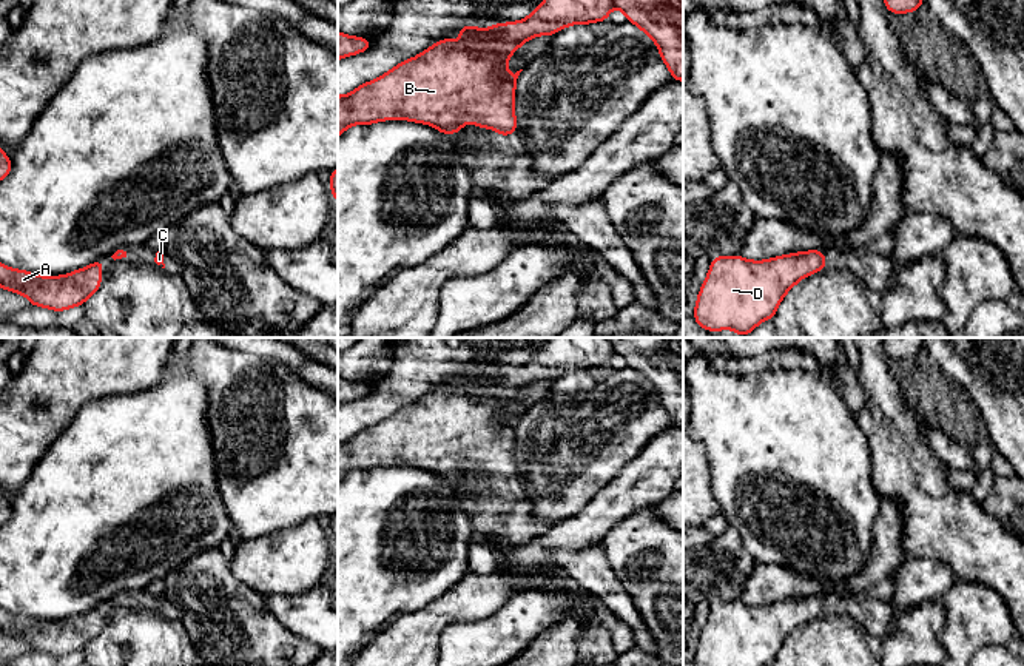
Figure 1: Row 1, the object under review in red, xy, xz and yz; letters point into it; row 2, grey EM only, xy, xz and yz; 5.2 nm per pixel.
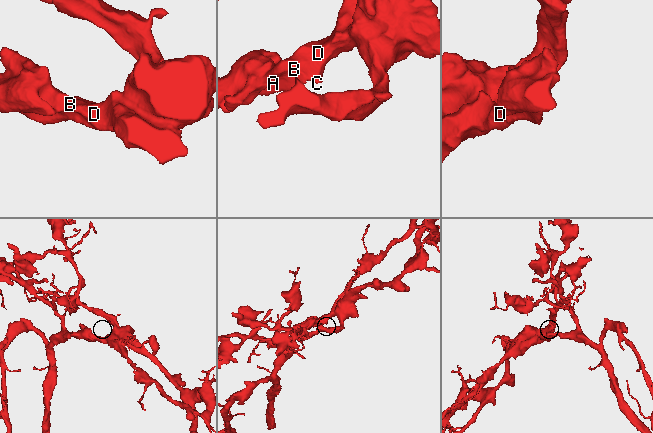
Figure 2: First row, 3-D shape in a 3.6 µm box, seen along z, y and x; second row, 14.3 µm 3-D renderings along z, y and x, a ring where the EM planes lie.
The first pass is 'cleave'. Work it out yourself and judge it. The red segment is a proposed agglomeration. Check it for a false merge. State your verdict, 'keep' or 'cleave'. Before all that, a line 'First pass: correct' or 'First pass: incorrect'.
First pass: incorrect
keep

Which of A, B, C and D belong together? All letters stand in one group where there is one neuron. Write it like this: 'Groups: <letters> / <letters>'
Groups: A B C D

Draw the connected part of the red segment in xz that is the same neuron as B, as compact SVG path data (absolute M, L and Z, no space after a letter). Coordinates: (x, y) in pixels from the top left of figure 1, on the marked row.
M543 0L520 22L497 23L487 29L461 26L461 42L441 39L413 59L407 59L365 82L345 96L338 96L338 137L350 125L381 120L412 120L432 125L444 136L461 136L463 123L495 130L501 137L517 133L515 85L520 71L507 74L507 59L537 35L554 35L571 25L605 22L612 8L625 12L626 22L638 26L659 46L659 54L672 80L683 82L683 0Z

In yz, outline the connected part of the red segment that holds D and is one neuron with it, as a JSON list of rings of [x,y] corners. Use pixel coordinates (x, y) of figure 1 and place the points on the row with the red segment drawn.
[[[810,250],[776,256],[766,261],[748,261],[742,256],[717,256],[696,301],[694,319],[700,328],[725,328],[748,336],[765,319],[774,319],[783,296],[803,278],[827,268],[825,251]]]

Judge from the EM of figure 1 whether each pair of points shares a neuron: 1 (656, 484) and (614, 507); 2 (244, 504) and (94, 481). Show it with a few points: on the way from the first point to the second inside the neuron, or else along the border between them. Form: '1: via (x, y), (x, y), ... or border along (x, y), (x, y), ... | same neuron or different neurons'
1: via (645, 484), (625, 497) | same neuron
2: border along (215, 466), (219, 495), (232, 523), (233, 535) | different neurons

